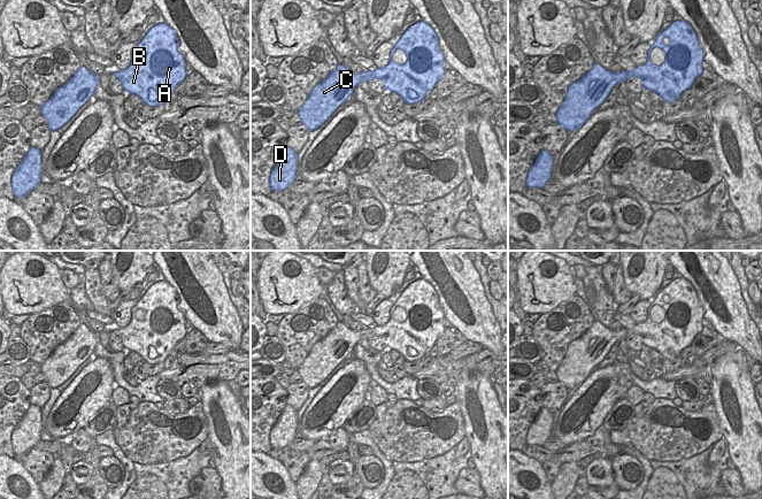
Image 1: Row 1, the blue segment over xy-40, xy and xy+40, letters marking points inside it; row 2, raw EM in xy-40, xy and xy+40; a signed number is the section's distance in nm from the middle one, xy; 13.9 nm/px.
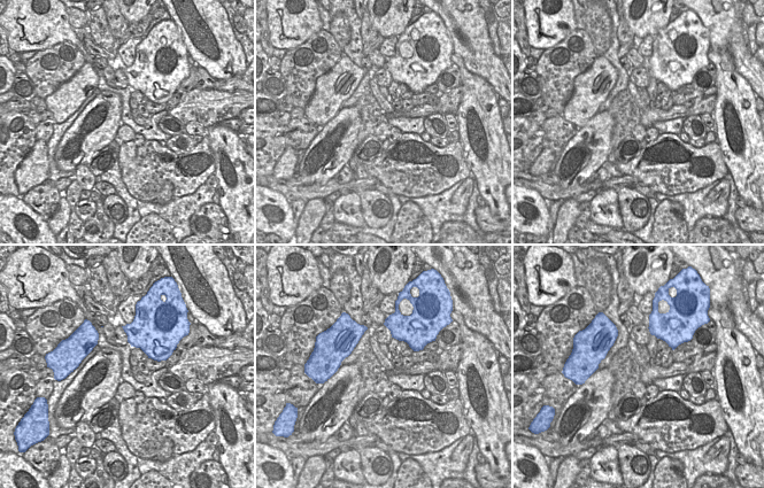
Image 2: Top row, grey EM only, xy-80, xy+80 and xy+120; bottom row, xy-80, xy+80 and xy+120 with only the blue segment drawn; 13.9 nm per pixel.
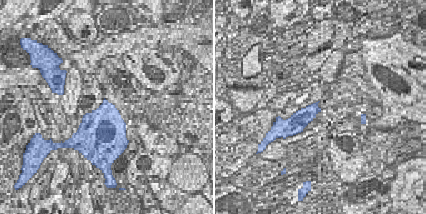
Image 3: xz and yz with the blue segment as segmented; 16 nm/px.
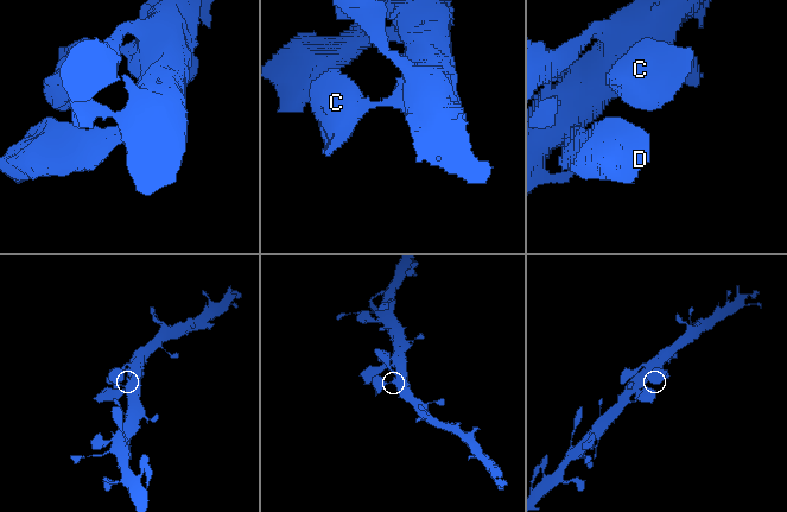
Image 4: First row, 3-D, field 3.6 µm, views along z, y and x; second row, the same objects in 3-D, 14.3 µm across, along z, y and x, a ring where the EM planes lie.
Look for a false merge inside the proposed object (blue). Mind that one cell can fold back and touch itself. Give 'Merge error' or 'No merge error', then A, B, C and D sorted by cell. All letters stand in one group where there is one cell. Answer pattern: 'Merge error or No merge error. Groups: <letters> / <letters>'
No merge error. Groups: A B C D.

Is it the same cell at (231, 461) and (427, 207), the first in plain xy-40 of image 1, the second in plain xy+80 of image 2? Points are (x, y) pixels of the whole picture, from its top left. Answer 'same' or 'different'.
different

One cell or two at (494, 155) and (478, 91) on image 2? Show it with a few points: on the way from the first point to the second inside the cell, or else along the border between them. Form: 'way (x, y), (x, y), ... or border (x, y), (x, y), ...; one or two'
way (487, 139), (487, 132), (478, 113), (478, 107); one

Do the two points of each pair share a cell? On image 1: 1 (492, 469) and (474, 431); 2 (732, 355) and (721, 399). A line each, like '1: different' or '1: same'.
1: same
2: same

